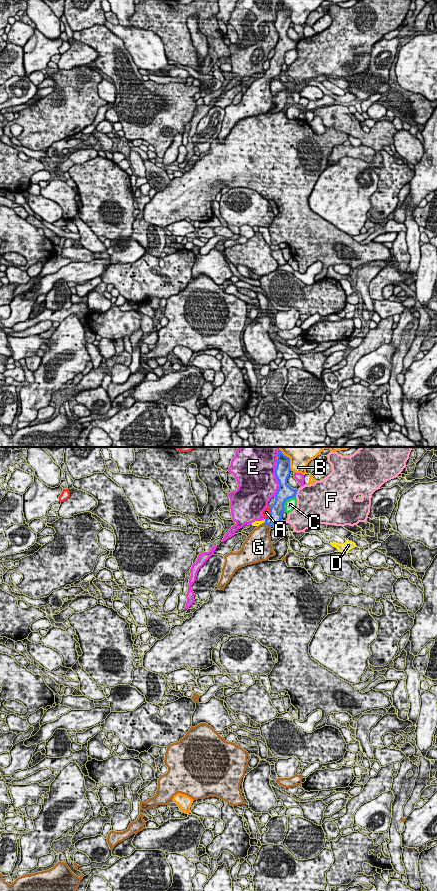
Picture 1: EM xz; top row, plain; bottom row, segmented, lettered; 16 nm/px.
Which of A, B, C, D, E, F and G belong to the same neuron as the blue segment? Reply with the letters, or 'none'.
G

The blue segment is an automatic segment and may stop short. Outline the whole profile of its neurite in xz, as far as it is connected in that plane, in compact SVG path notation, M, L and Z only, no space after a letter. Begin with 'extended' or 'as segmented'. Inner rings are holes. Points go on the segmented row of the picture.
extended; M281 450L278 451L277 457L275 476L279 482L279 487L275 495L275 502L270 507L270 515L265 519L264 523L260 524L250 533L243 543L242 548L237 553L231 551L224 556L225 563L222 569L221 579L217 585L220 590L224 590L238 569L247 565L267 561L270 557L276 555L272 549L271 528L283 521L284 503L286 500L296 497L298 491L287 484L287 479L291 471L290 458L285 456Z

